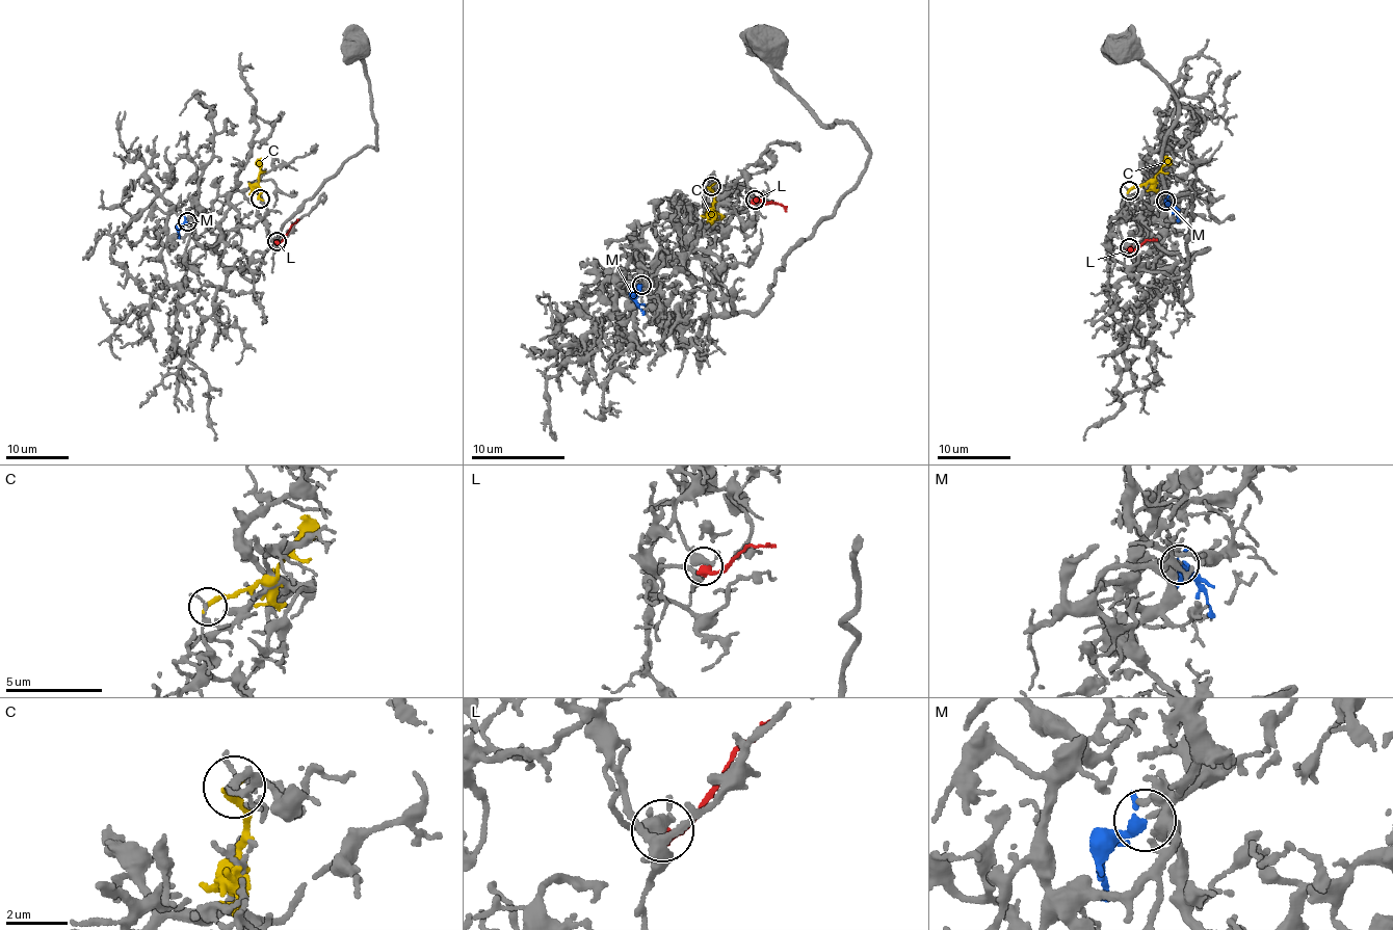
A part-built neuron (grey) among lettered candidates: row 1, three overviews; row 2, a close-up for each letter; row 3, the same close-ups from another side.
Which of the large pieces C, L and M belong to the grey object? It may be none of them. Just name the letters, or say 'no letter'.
M

